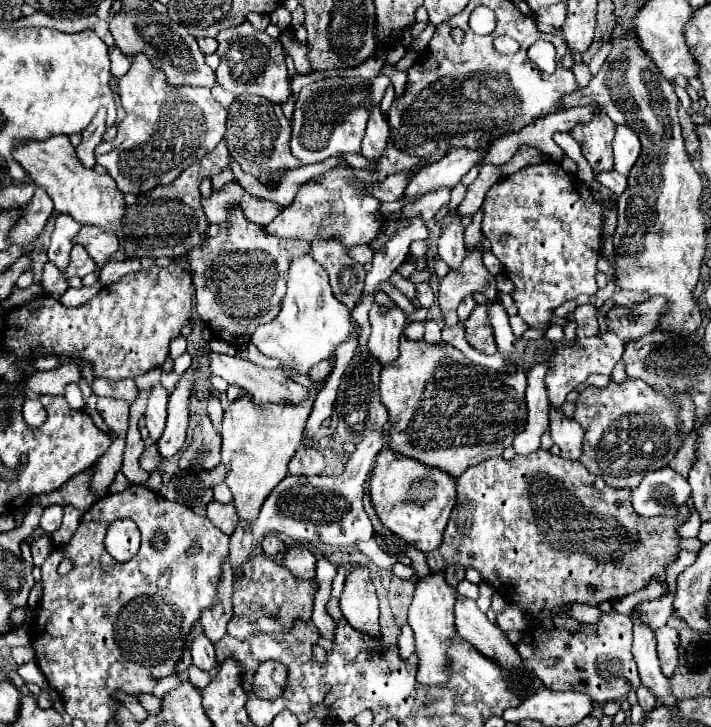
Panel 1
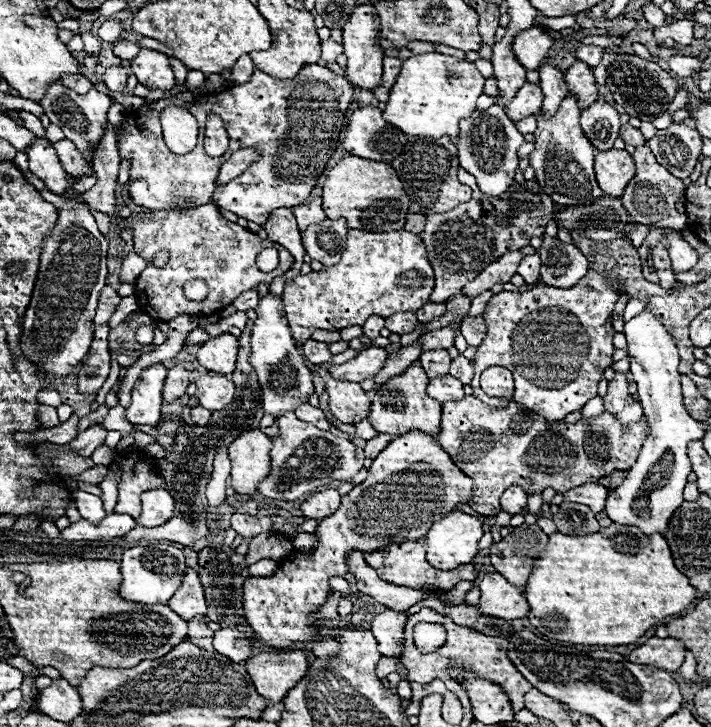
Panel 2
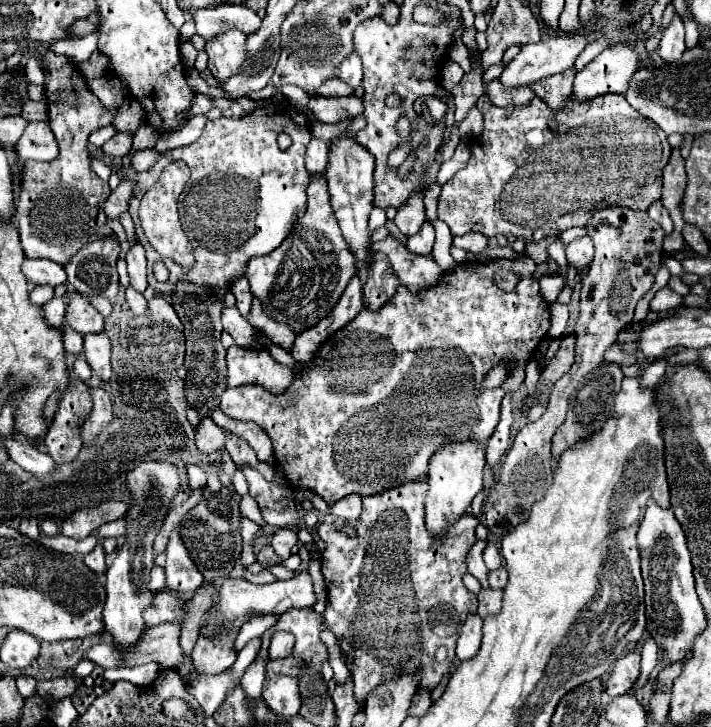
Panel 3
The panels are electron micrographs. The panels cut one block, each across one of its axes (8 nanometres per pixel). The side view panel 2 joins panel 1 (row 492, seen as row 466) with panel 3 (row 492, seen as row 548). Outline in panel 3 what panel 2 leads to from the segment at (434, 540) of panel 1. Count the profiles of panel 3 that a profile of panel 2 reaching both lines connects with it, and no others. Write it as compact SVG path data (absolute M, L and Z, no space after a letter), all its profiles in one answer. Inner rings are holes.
M520 258L520 260L490 260L490 262L460 262L456 264L452 270L444 272L440 276L440 280L430 286L428 290L424 290L422 294L410 294L410 290L406 286L398 286L396 294L392 296L392 302L386 302L388 306L380 308L378 312L372 312L368 308L360 310L360 314L356 318L352 318L344 328L340 328L334 336L330 336L314 354L310 364L304 364L302 372L294 376L292 384L282 392L282 394L272 394L270 390L266 390L264 386L258 384L248 384L248 386L236 386L236 388L226 388L220 394L220 410L234 418L234 420L252 420L258 426L262 426L274 446L274 460L276 460L276 470L288 478L290 486L294 490L312 490L316 492L322 500L326 500L326 504L334 504L340 498L348 496L348 494L360 494L360 496L368 496L368 494L376 494L380 490L390 490L392 486L398 486L400 482L408 482L408 480L424 480L428 478L428 460L432 456L432 444L438 438L440 446L454 442L454 440L468 440L468 438L476 438L480 442L486 442L486 438L492 436L492 430L496 428L496 422L500 418L500 402L506 396L506 392L514 392L518 390L518 386L524 382L524 370L526 370L526 362L534 356L538 344L544 340L548 328L550 328L550 304L542 298L540 288L534 274L534 260L532 258ZM500 268L506 270L514 270L522 276L522 280L518 282L514 292L502 292L500 288L496 288L492 274ZM350 338L376 338L376 340L368 340L368 346L364 352L350 352ZM512 356L516 358L516 370L512 374L512 378L506 380L506 384L498 390L482 390L482 380L484 374L502 358Z

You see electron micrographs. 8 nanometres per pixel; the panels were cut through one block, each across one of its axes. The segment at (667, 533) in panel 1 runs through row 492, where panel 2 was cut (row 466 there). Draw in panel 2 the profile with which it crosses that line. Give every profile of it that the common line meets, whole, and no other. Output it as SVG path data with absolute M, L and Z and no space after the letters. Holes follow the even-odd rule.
M464 396L462 400L442 404L438 442L450 454L454 464L474 482L468 506L482 516L496 516L500 512L498 500L512 484L520 484L526 494L538 494L546 488L566 492L586 482L598 482L612 472L628 470L636 462L636 456L644 444L644 436L648 436L648 422L644 416L636 424L620 424L608 410L604 410L598 418L582 418L576 424L568 424L564 420L544 420L542 416L536 416L536 412L520 408L520 404L494 408L476 400L474 396Z

